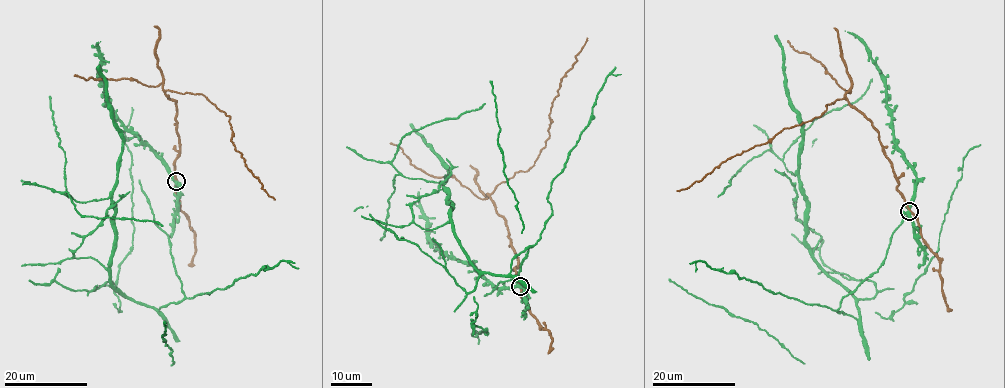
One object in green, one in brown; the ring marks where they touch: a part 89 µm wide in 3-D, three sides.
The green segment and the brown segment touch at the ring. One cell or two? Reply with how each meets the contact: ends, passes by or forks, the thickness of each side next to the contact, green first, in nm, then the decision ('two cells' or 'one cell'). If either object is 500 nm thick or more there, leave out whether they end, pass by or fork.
calibres 500 and 340 nm; two cells

